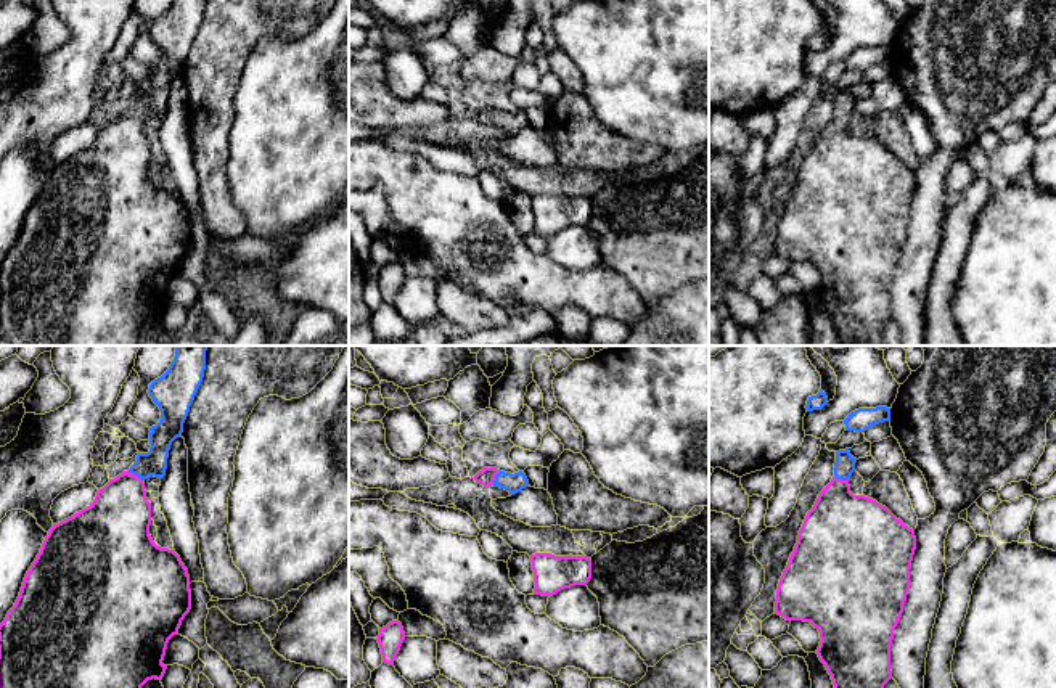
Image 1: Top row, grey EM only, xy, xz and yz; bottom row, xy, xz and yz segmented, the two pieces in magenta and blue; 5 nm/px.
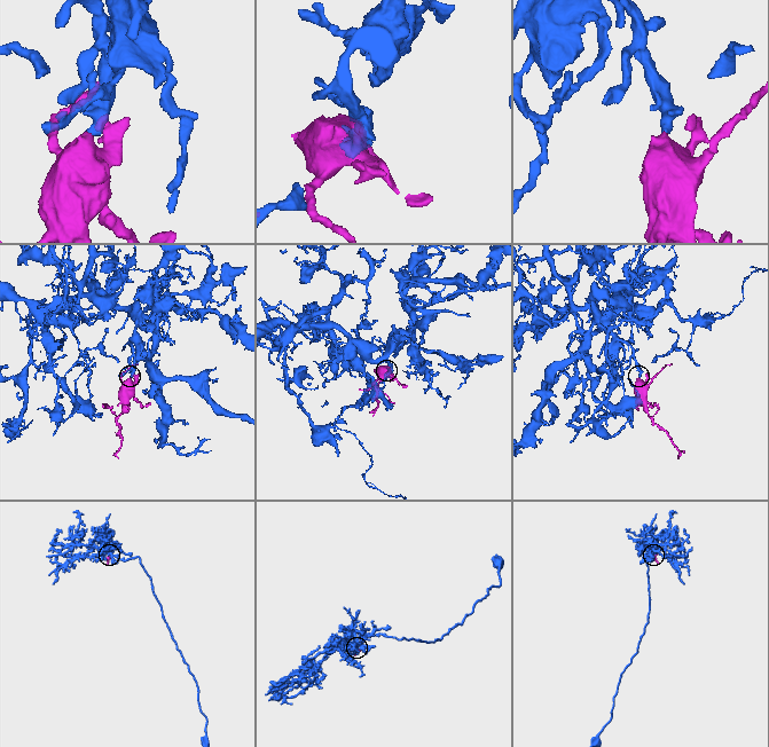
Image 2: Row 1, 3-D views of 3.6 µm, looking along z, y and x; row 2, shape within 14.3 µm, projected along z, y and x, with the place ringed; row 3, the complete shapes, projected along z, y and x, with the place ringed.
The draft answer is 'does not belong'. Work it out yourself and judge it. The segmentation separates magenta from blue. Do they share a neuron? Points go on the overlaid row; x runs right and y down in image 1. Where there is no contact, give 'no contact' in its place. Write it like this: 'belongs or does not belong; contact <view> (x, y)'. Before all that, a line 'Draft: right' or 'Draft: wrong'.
Draft: wrong
belongs; contact xy (134, 475)

